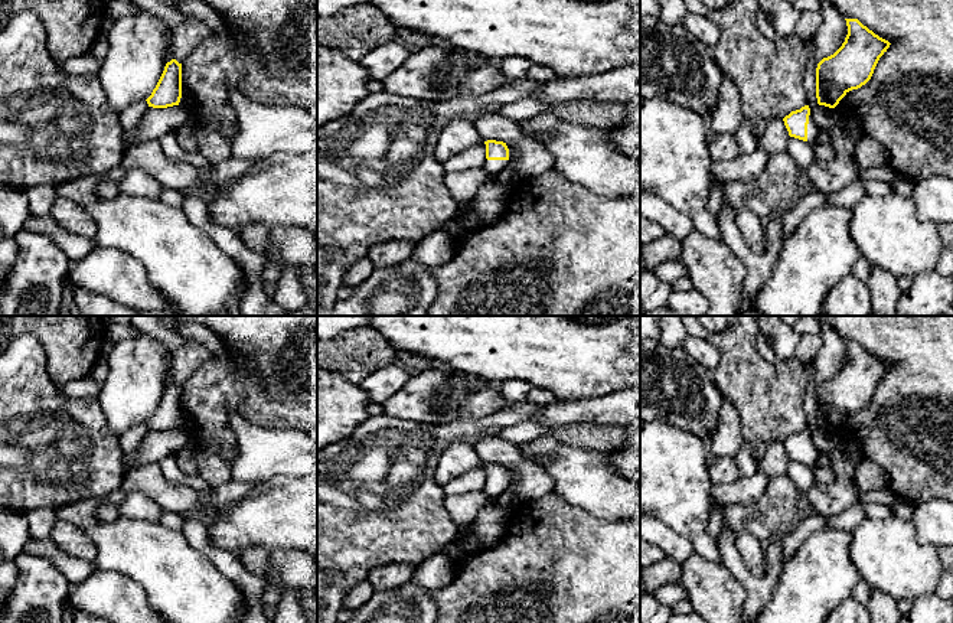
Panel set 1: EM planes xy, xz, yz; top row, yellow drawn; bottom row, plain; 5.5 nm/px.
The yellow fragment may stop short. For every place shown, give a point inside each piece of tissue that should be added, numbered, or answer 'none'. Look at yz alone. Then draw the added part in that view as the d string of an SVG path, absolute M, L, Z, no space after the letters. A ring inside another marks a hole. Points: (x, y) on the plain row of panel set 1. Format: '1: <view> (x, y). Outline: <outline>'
1: yz (822, 475). Outline: M809 438L809 447L807 447L807 466L813 469L815 472L815 483L816 485L828 485L835 480L835 473L830 467L820 467L817 464L819 451L812 444L812 440Z

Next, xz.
1: xz (490, 489). Outline: M484 483L483 492L490 498L496 499L509 486L509 483Z

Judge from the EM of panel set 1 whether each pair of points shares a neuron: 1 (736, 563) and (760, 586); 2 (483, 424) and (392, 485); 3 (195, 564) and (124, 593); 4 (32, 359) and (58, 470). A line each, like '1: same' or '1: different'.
1: same
2: same
3: different
4: same

